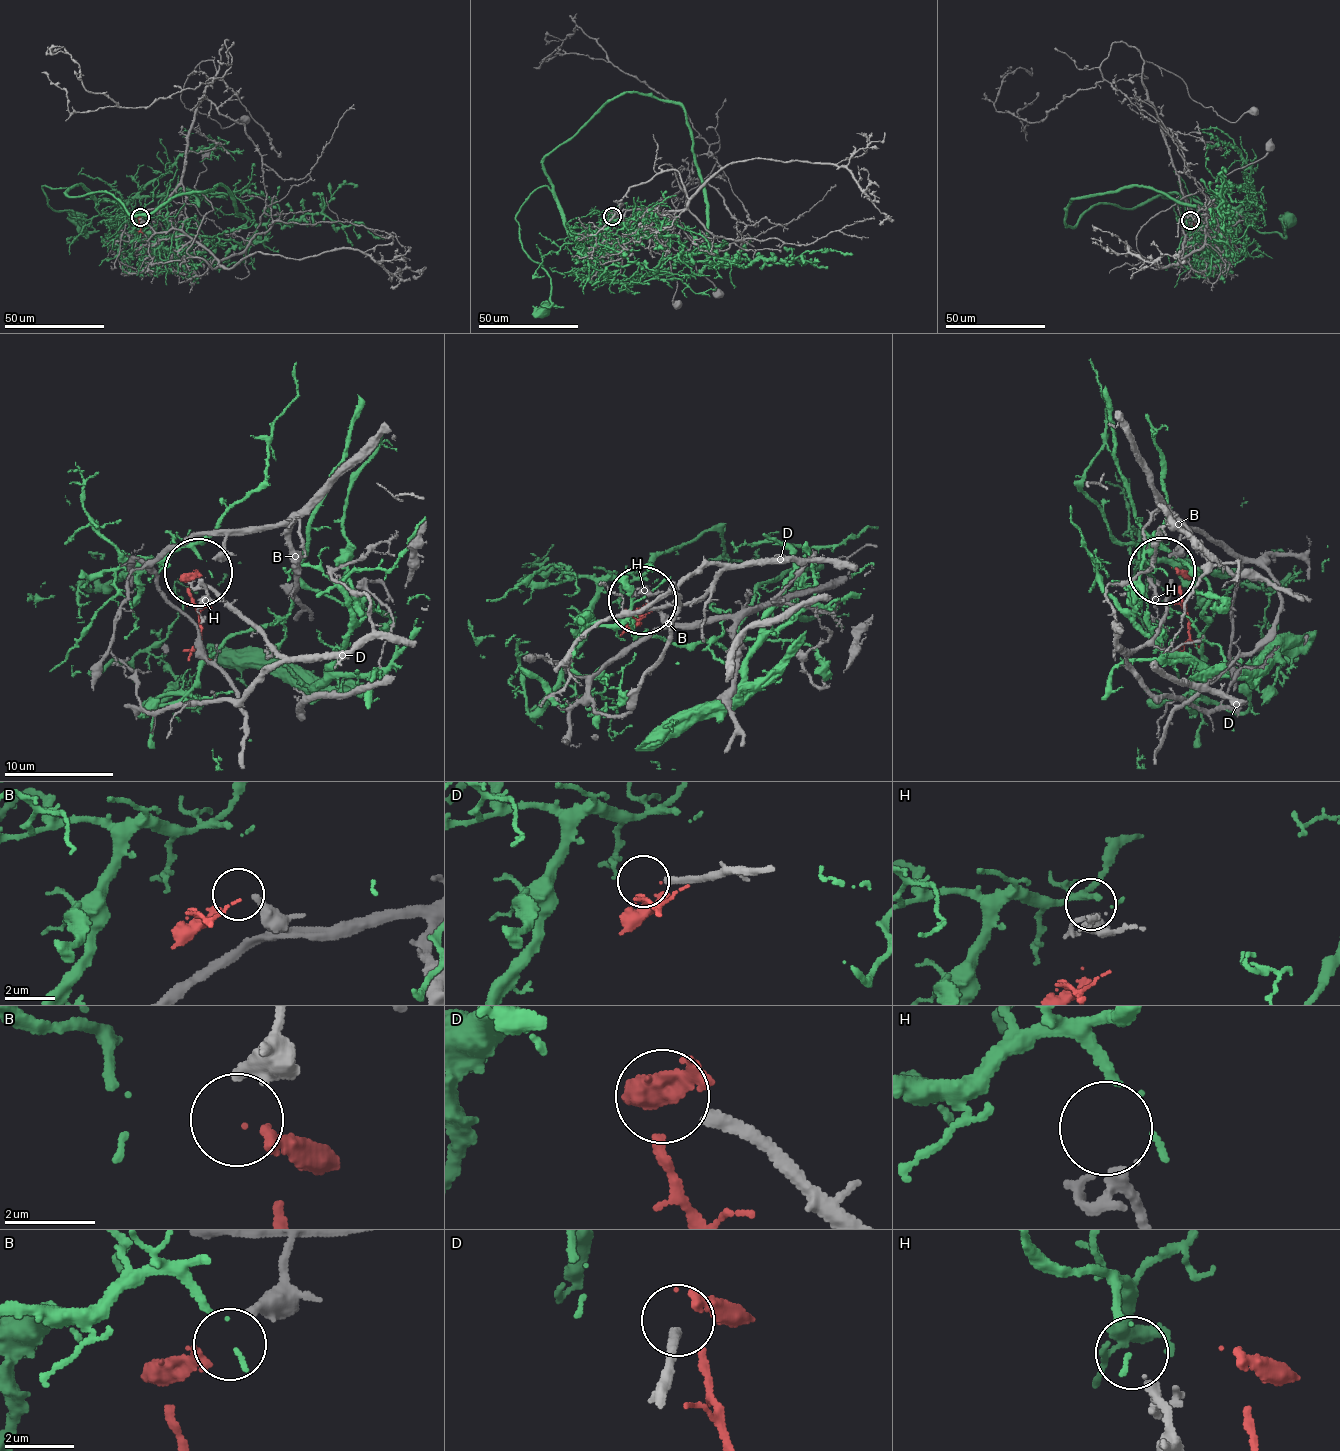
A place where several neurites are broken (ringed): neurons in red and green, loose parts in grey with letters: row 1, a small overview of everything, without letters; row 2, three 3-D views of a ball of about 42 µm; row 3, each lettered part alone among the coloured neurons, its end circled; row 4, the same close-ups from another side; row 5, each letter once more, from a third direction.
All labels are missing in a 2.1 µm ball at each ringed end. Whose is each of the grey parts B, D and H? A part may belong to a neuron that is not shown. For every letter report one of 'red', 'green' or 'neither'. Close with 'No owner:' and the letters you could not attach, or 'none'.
B: red
D: neither
H: green
No owner: D

